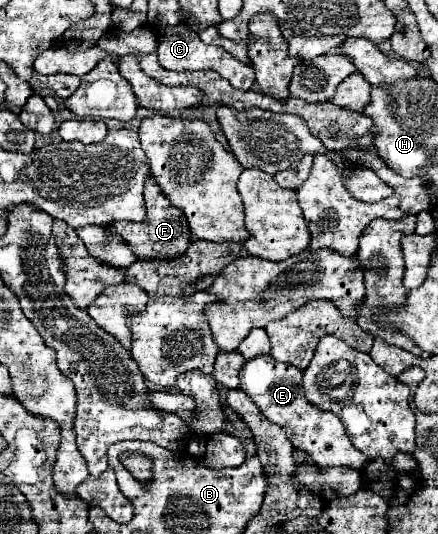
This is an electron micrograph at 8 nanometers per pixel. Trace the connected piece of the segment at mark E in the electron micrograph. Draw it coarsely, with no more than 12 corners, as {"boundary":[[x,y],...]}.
{"boundary":[[245,361],[239,389],[317,465],[367,465],[339,417],[315,409],[303,371]]}

